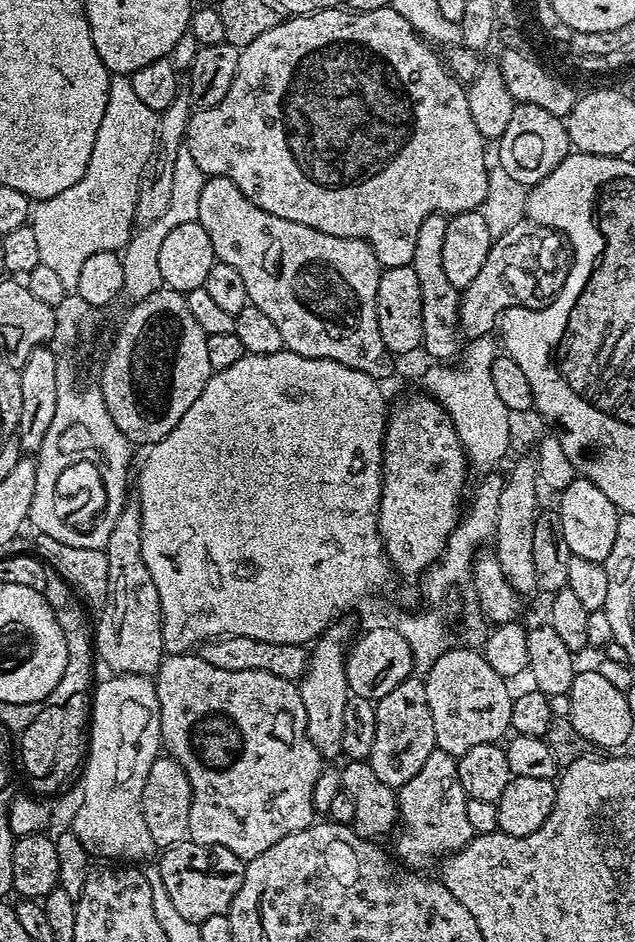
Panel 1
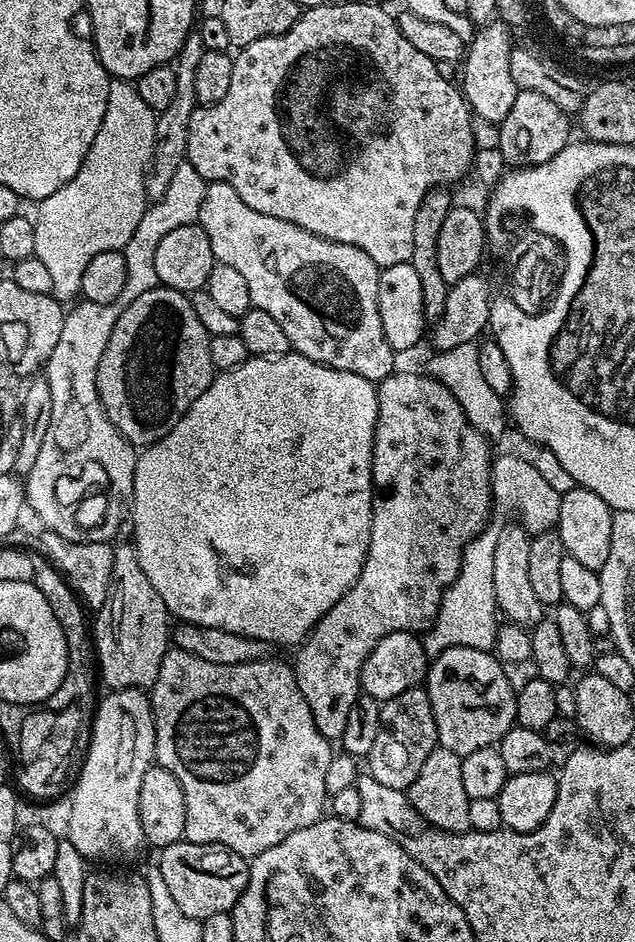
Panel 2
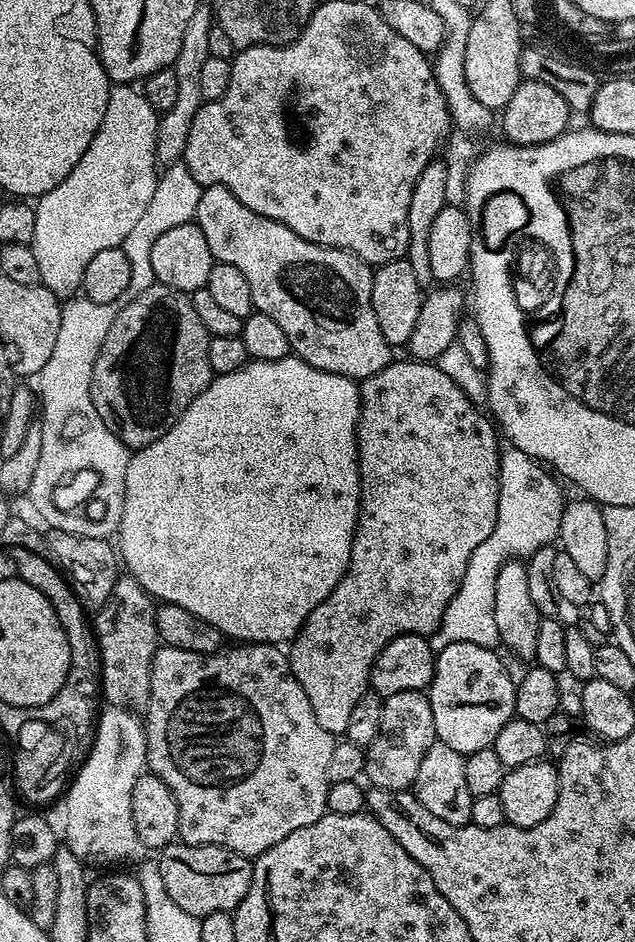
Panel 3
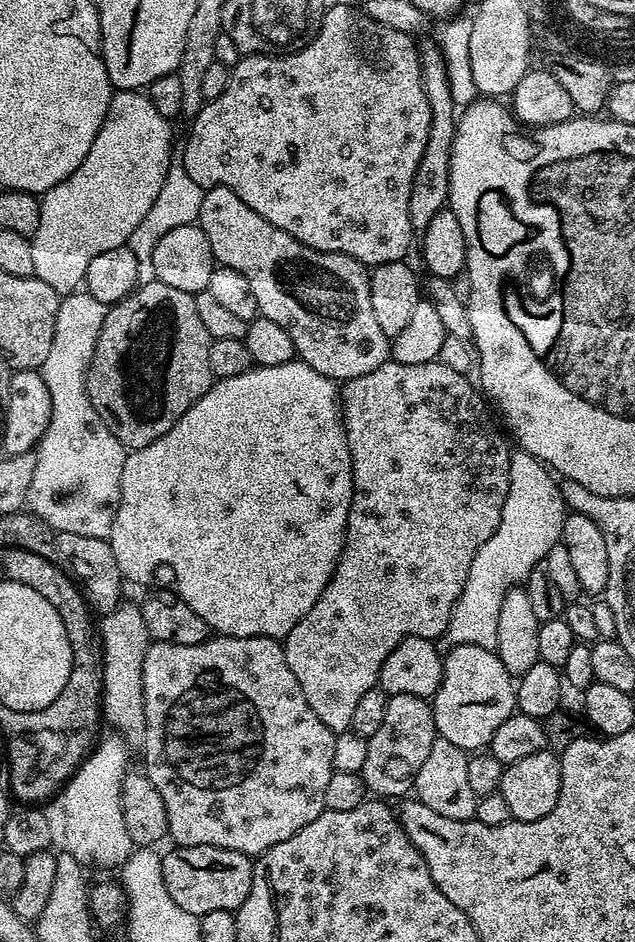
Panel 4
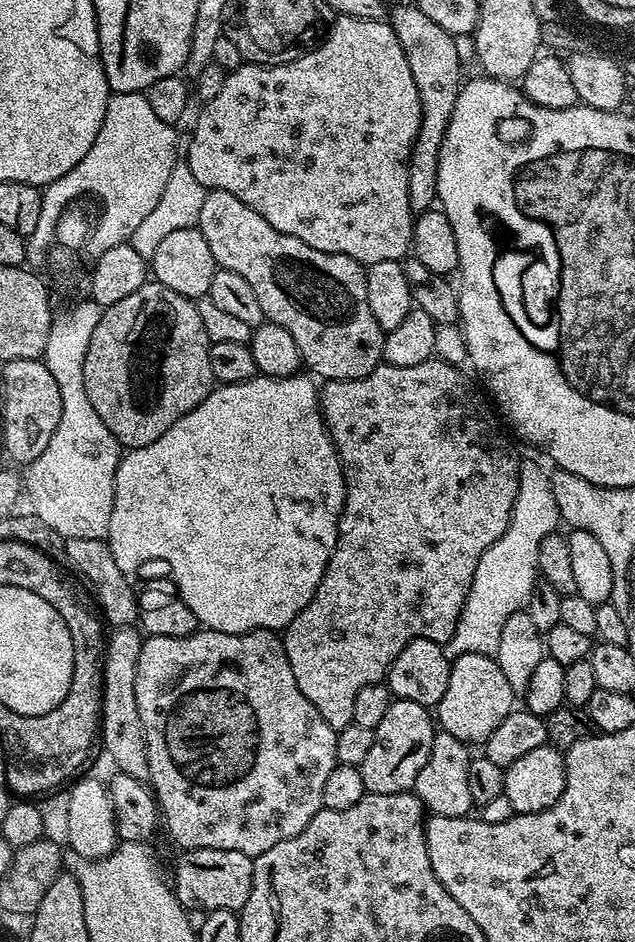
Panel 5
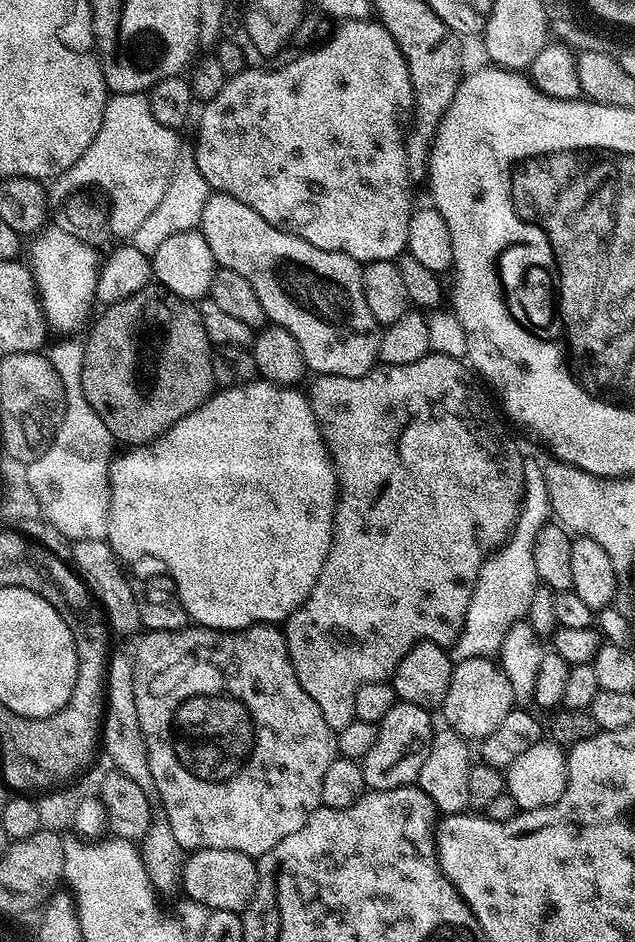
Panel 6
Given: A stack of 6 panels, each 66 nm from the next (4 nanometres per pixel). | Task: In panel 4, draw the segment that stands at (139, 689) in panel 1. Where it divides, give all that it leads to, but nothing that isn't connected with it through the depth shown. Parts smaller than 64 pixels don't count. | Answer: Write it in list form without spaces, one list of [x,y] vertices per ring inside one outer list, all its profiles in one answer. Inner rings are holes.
[[[108,734],[93,747],[90,755],[73,773],[72,777],[63,785],[64,794],[64,845],[63,851],[68,852],[85,869],[113,868],[119,869],[130,858],[134,850],[130,833],[126,831],[126,822],[122,822],[122,782],[125,772],[129,771],[128,755],[130,749],[123,739],[116,734]]]

